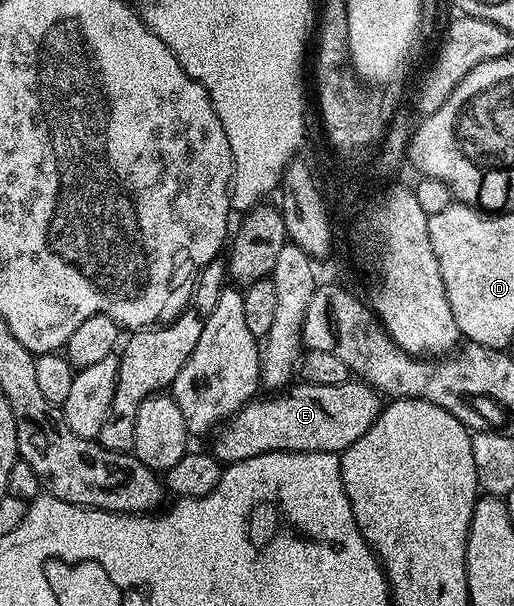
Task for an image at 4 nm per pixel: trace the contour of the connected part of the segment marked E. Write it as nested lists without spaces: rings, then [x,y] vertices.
[[[350,381],[339,385],[314,385],[304,382],[303,387],[292,386],[284,393],[277,393],[274,399],[254,398],[237,412],[225,420],[223,426],[216,432],[212,454],[221,460],[222,464],[238,463],[244,459],[254,459],[257,455],[269,455],[274,451],[331,451],[340,453],[346,451],[381,415],[383,399],[374,388],[364,381]]]

